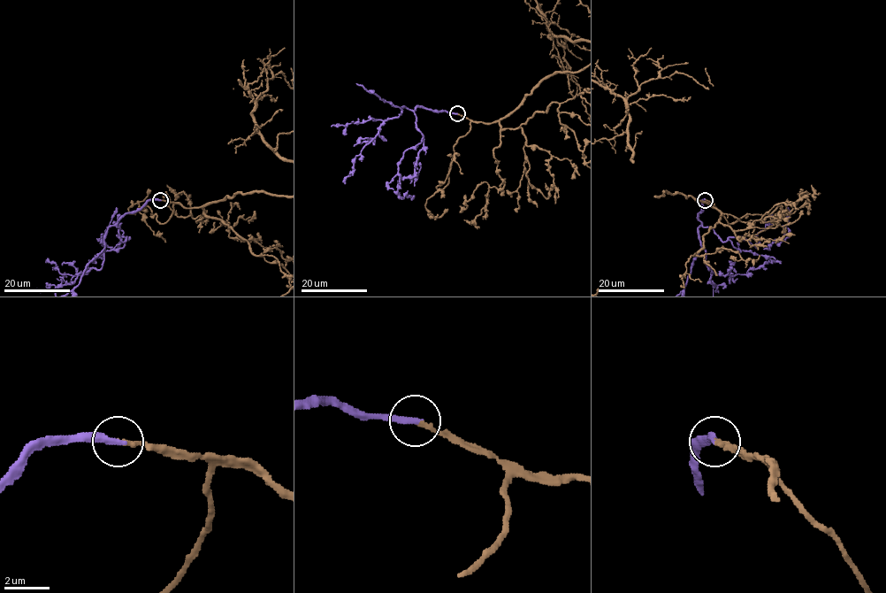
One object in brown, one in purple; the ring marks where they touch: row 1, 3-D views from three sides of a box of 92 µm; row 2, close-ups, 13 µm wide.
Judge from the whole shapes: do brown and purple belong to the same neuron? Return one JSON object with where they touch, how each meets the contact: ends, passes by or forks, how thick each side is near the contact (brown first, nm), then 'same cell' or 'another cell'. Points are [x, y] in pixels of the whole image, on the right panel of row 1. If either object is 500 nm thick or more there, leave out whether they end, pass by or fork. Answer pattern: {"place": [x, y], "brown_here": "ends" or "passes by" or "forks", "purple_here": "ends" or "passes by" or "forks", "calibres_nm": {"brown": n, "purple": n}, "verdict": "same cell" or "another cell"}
{"place": [705, 200], "brown_here": "ends", "purple_here": "ends", "calibres_nm": {"brown": 200, "purple": 300}, "verdict": "same cell"}

